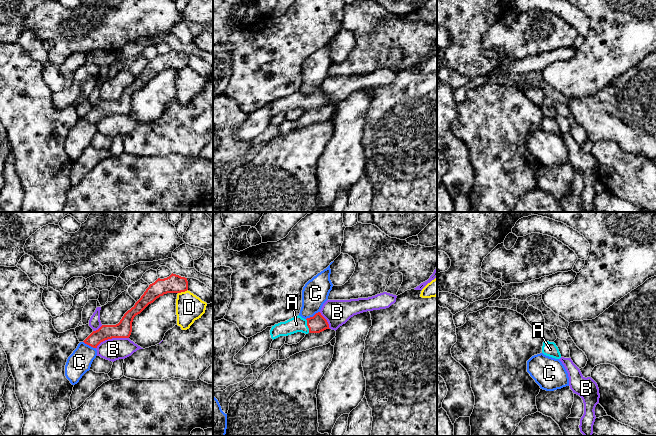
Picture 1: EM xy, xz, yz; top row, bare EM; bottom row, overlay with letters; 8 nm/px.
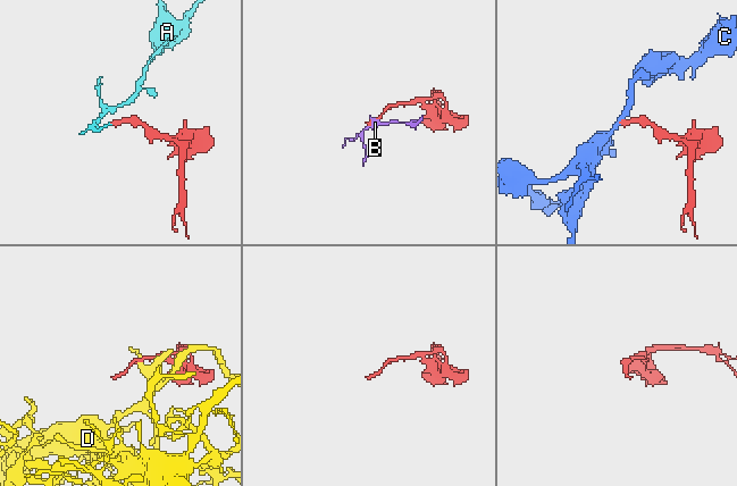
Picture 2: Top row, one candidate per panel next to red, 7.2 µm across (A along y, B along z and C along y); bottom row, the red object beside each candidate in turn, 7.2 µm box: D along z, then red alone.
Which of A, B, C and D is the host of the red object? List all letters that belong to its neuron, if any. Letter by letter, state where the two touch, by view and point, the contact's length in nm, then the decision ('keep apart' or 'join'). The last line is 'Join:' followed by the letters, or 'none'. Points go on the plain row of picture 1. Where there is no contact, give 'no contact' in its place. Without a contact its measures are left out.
A: contact xz (307, 101); length 120 nm; join
B: contact xy (111, 114); length 280 nm; keep apart
C: contact xz (313, 92); length 130 nm; keep apart
D: contact xy (182, 67); length 90 nm; keep apart
Join: A

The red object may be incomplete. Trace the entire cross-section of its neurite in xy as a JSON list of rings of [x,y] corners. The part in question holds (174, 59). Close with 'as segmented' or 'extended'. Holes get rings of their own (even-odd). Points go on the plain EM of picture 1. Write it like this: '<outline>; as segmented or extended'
[[[176,50],[169,53],[158,54],[150,60],[141,74],[128,86],[120,98],[116,101],[102,101],[98,106],[93,107],[83,118],[93,124],[108,115],[129,114],[132,108],[132,98],[136,91],[140,90],[149,80],[167,69],[181,69],[188,66],[187,54]]]; as segmented

